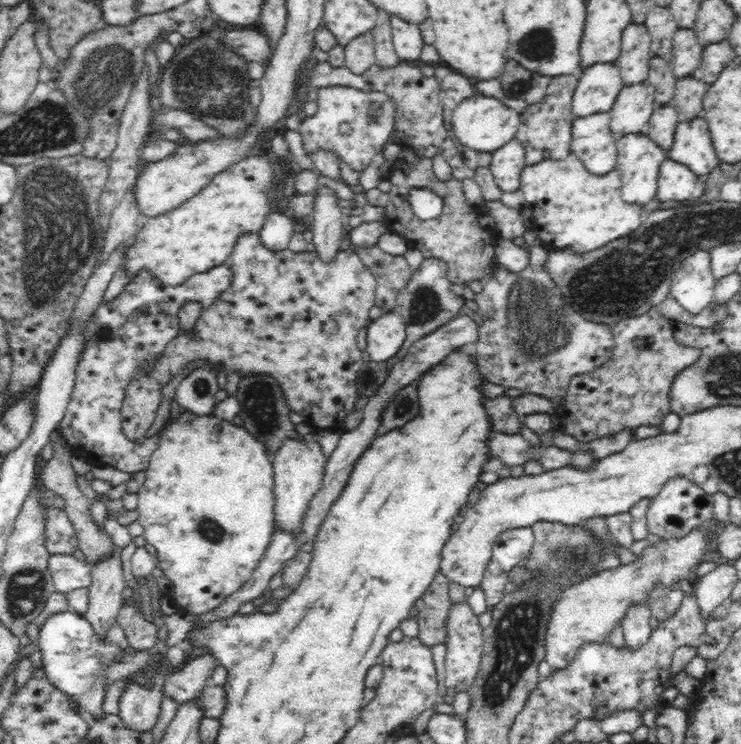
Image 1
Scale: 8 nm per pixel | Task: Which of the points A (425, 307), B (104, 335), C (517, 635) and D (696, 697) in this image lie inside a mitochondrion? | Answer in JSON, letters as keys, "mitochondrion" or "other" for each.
{"A":"mitochondrion","B":"mitochondrion","C":"mitochondrion","D":"other"}

